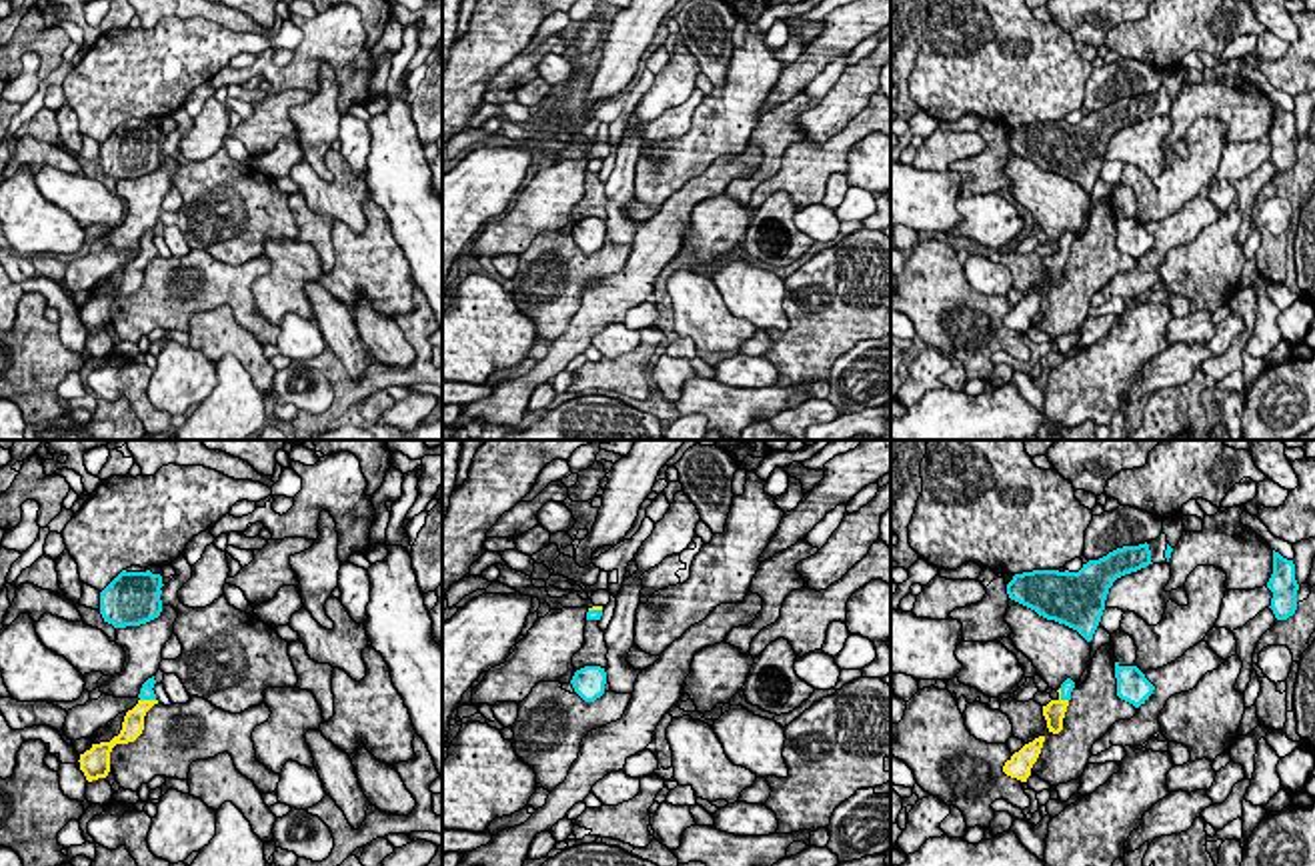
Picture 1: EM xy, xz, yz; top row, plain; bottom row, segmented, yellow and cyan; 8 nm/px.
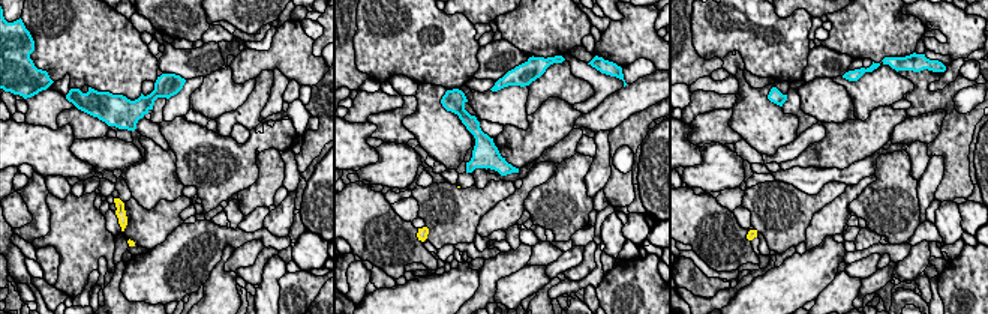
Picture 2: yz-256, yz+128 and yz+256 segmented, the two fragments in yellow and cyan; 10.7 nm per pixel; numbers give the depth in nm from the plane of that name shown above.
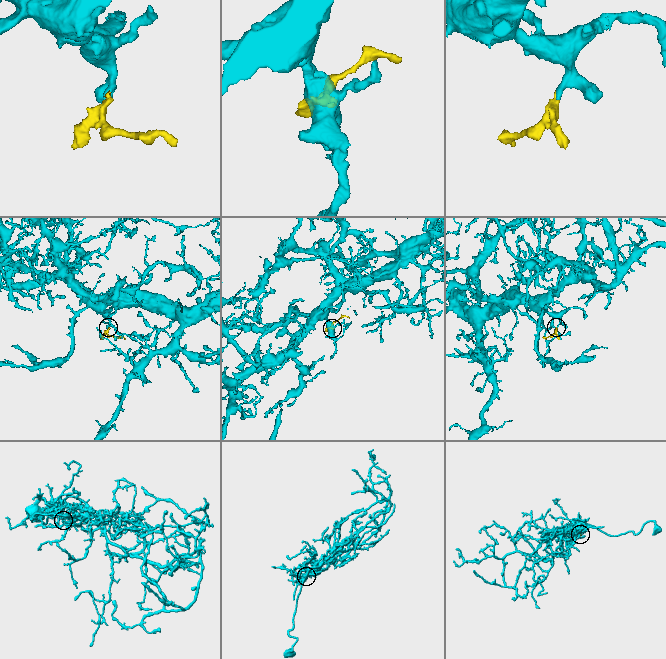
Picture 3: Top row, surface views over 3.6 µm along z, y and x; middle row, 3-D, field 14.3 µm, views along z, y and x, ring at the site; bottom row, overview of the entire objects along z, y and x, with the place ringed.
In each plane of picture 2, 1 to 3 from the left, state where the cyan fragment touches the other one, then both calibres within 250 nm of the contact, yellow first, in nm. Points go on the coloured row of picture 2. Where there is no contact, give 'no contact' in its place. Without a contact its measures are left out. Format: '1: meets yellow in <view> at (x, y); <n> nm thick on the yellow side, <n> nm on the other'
1: no contact
2: no contact
3: no contact

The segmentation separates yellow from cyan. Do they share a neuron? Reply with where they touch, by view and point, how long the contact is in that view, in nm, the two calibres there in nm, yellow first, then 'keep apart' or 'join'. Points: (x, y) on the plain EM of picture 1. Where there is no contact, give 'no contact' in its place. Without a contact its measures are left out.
xy (149, 252) | 130 nm | 170/120 nm | join

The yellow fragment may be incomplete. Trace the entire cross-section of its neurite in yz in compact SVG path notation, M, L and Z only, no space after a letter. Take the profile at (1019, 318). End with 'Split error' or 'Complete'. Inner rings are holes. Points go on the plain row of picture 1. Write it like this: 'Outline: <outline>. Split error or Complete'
Outline: M1045 288L1035 290L1033 294L1025 296L1019 304L1015 304L1003 318L1003 324L1011 330L1027 334L1031 328L1031 320L1037 314Z. Complete

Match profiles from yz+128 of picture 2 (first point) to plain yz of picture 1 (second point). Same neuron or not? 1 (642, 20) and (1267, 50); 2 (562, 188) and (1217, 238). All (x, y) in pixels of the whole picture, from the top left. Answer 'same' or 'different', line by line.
1: different
2: same

